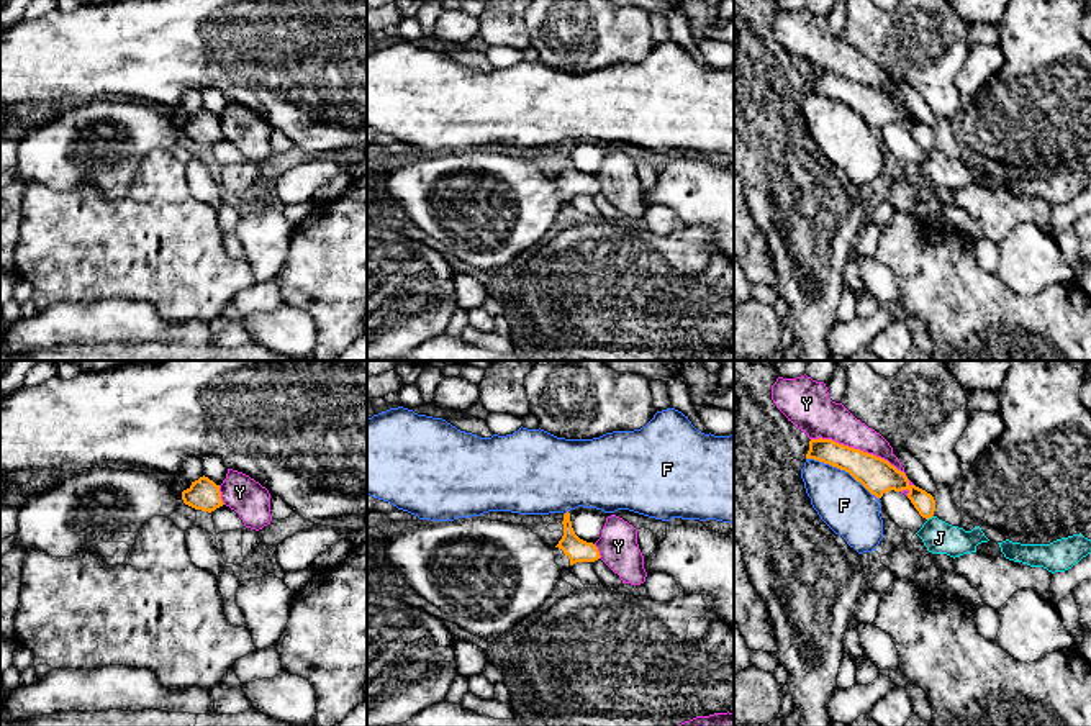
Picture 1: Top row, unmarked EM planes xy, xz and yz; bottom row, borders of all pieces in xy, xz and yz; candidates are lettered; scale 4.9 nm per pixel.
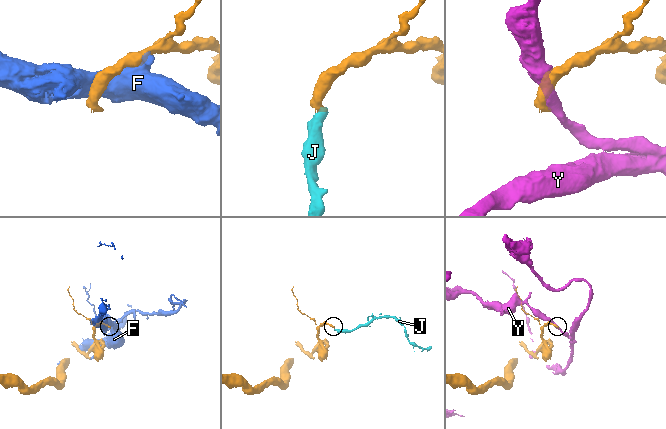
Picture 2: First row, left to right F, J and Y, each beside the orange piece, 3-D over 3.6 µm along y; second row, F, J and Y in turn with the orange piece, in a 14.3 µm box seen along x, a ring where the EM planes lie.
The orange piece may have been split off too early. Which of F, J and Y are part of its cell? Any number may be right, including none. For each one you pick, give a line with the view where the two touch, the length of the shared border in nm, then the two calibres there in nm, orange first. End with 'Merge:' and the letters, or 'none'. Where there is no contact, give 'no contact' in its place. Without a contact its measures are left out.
J: meets orange in yz; contact 40 nm long; 100 nm thick on the orange side, 160 nm on the other
Merge: J

